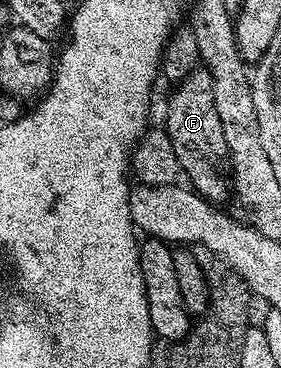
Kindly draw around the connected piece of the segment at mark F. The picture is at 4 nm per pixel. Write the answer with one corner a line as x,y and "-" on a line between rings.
204,70
192,72
186,80
180,81
177,88
169,96
169,101
165,104
165,121
163,127
165,133
171,138
171,146
175,146
175,158
177,159
178,169
183,173
193,191
208,200
214,206
221,206
225,199
230,199
231,184
221,173
221,164
227,160
227,142
223,142
223,125
219,123
219,113
215,111
215,90
211,88
211,74

